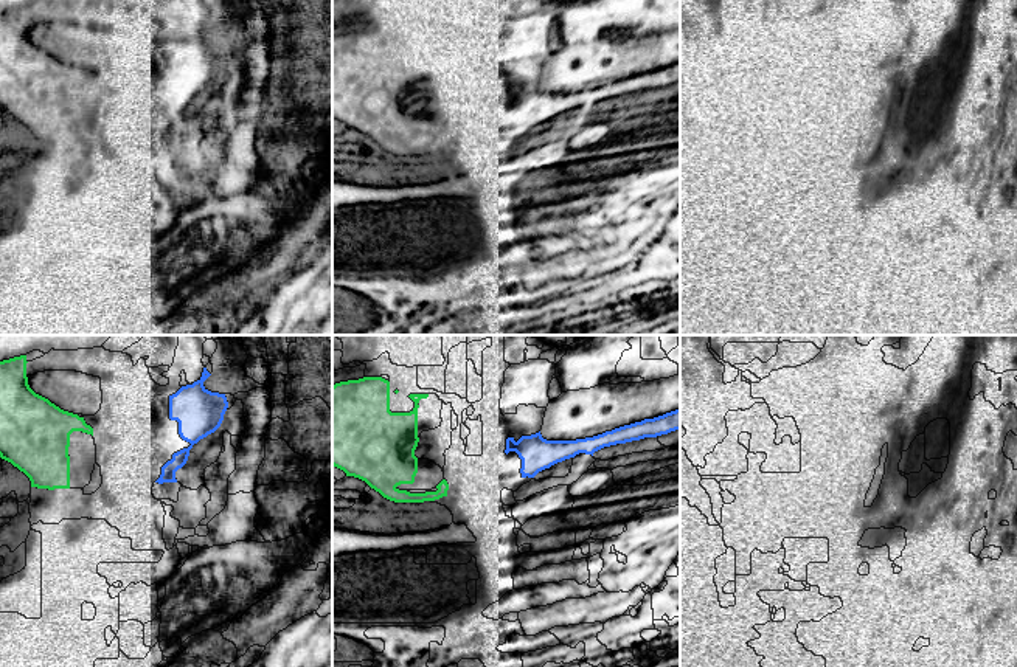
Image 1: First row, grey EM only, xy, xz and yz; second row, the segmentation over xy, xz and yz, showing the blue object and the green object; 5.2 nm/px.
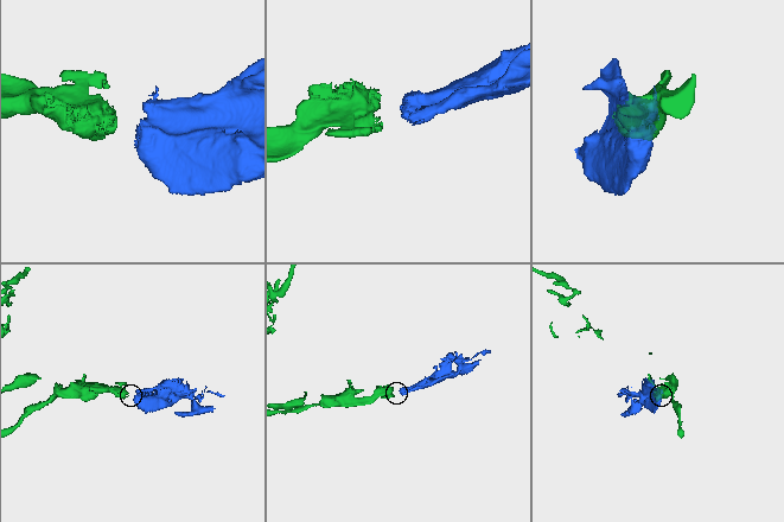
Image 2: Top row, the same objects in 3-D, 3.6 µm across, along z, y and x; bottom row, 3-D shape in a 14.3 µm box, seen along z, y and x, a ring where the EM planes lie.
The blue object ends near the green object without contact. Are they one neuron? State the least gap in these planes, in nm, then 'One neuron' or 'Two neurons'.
Distance 340 nm. One neuron

